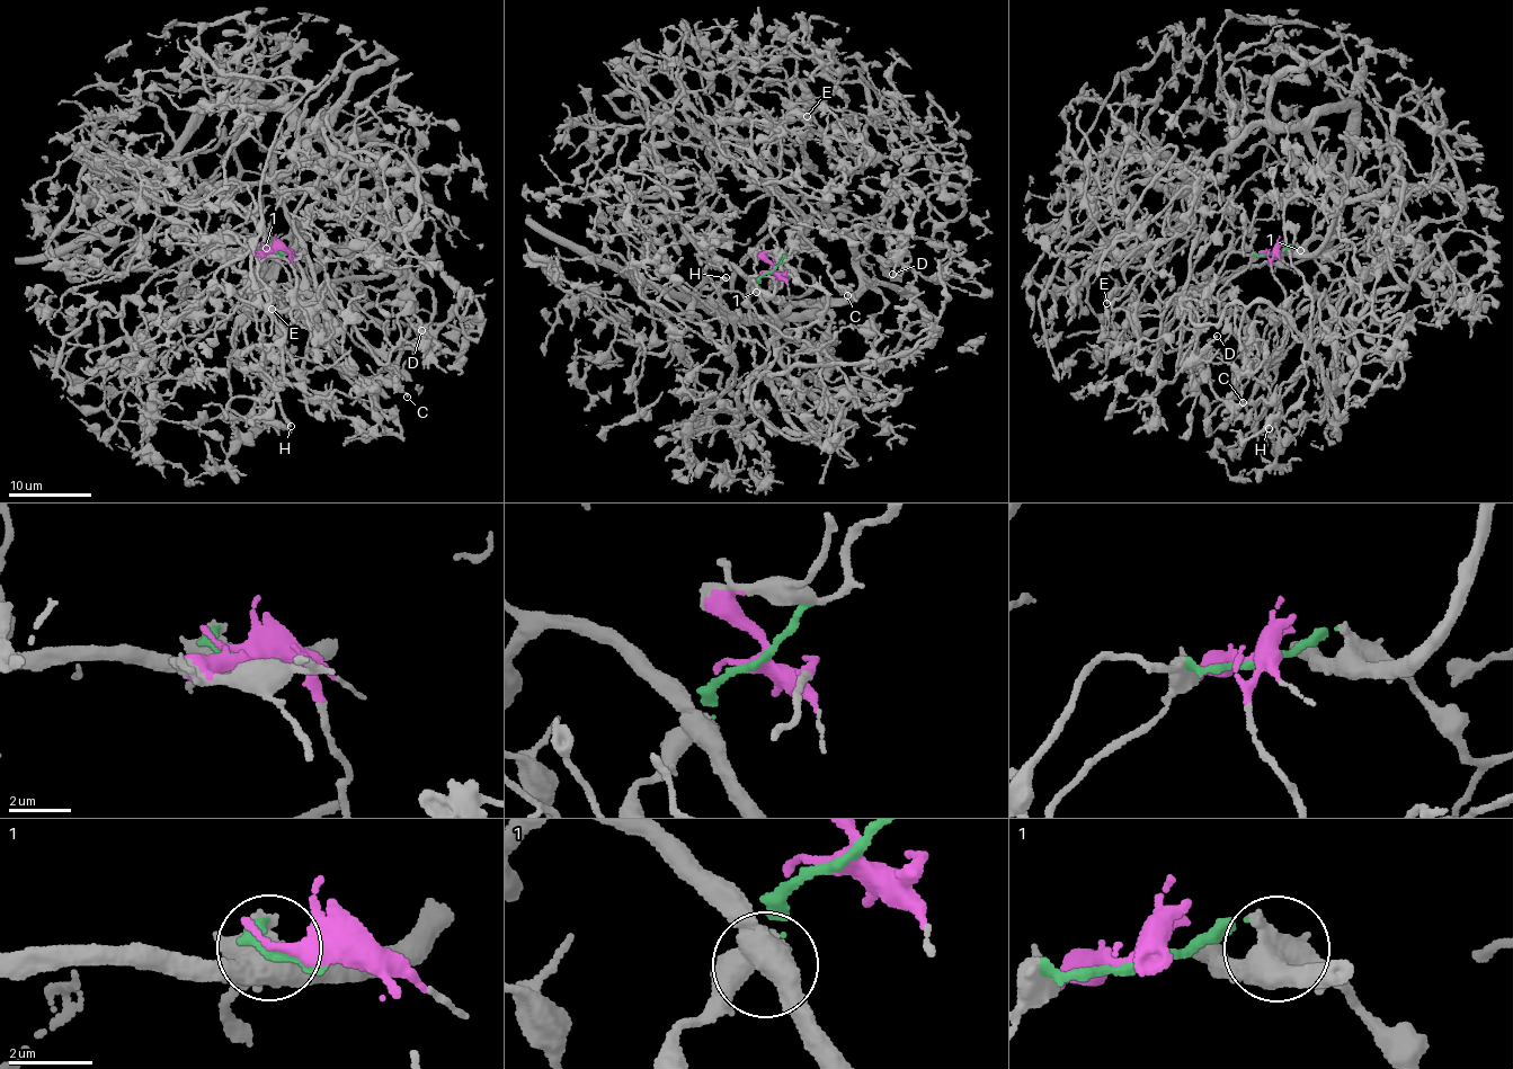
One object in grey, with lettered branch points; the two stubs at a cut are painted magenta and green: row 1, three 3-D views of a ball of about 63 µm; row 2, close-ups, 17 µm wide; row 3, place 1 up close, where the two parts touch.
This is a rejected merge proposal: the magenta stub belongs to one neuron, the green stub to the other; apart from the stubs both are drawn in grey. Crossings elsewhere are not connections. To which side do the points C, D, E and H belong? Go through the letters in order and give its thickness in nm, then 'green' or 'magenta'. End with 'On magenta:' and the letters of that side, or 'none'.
C: calibre 150 nm; magenta
D: calibre 160 nm; magenta
E: calibre 360 nm; magenta
H: calibre 280 nm; green
On magenta: C, D, E

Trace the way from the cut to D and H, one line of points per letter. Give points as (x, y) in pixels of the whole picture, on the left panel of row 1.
D: (274, 251), (301, 297), (249, 279), (273, 309), (316, 293), (384, 364), (397, 319), (427, 352), (421, 330)
H: (274, 251), (265, 242), (258, 275), (273, 283), (281, 317), (273, 386), (291, 427)

